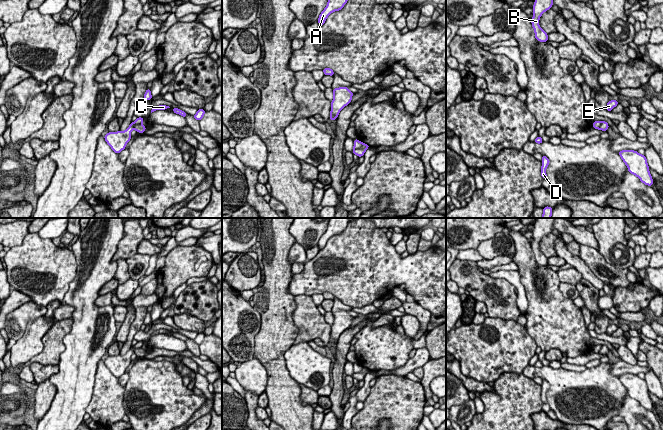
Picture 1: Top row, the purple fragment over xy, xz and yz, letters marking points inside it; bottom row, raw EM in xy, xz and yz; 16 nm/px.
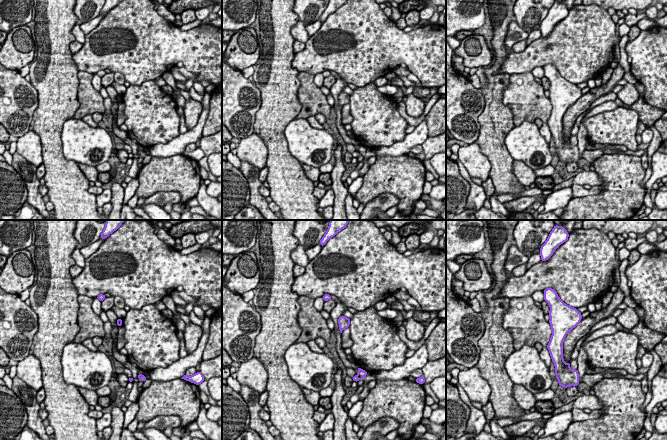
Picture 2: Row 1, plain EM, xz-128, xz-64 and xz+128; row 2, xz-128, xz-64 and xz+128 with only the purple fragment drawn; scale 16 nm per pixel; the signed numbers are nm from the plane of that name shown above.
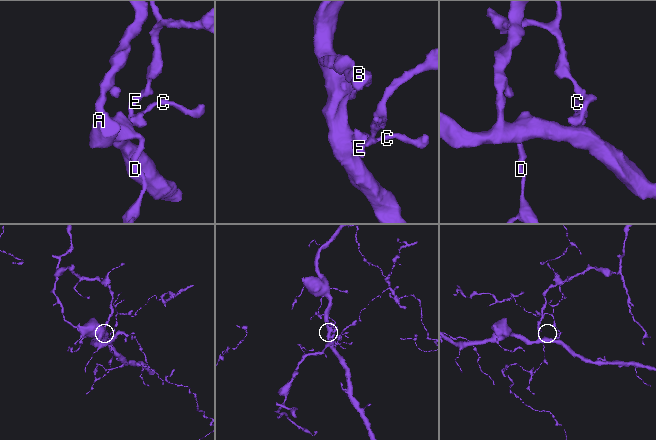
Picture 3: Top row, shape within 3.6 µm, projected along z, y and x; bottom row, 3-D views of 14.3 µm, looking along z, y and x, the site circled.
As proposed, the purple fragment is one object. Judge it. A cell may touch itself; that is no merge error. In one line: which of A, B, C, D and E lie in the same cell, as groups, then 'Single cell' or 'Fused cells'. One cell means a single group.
Groups: A B C D / E. Fused cells

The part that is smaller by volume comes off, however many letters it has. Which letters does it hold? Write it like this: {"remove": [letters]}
{"remove": ["E"]}

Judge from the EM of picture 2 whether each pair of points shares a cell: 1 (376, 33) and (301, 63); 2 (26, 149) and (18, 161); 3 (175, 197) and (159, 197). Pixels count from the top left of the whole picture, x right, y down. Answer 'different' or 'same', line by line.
1: same
2: different
3: same

